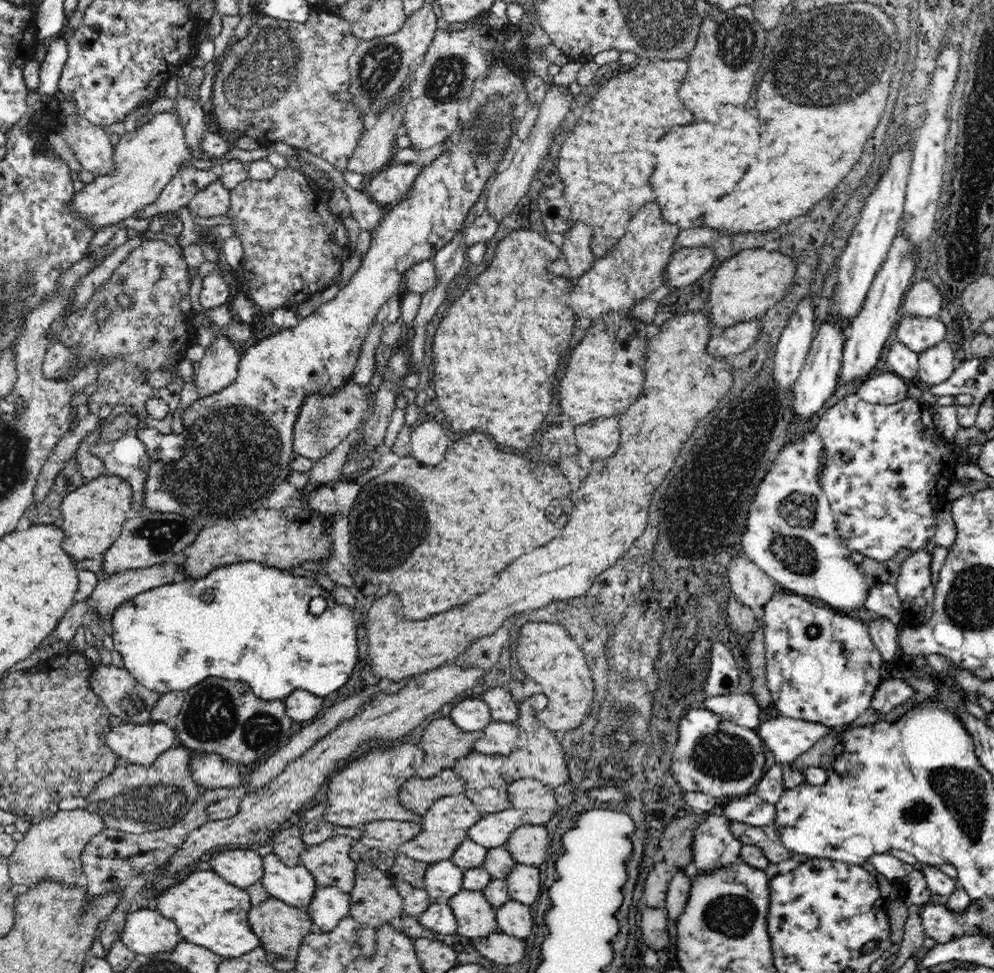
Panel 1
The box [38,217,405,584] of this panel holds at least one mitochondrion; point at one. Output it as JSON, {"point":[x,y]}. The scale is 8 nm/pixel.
{"point":[233,456]}

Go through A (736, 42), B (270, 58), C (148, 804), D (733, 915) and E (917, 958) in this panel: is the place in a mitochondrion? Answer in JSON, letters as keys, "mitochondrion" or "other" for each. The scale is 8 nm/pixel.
{"A":"mitochondrion","B":"mitochondrion","C":"mitochondrion","D":"mitochondrion","E":"other"}

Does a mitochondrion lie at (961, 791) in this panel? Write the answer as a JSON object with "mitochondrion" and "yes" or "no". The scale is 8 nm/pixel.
{"mitochondrion":"yes"}

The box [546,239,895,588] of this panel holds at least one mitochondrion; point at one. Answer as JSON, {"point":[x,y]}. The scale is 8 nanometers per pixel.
{"point":[792,514]}

